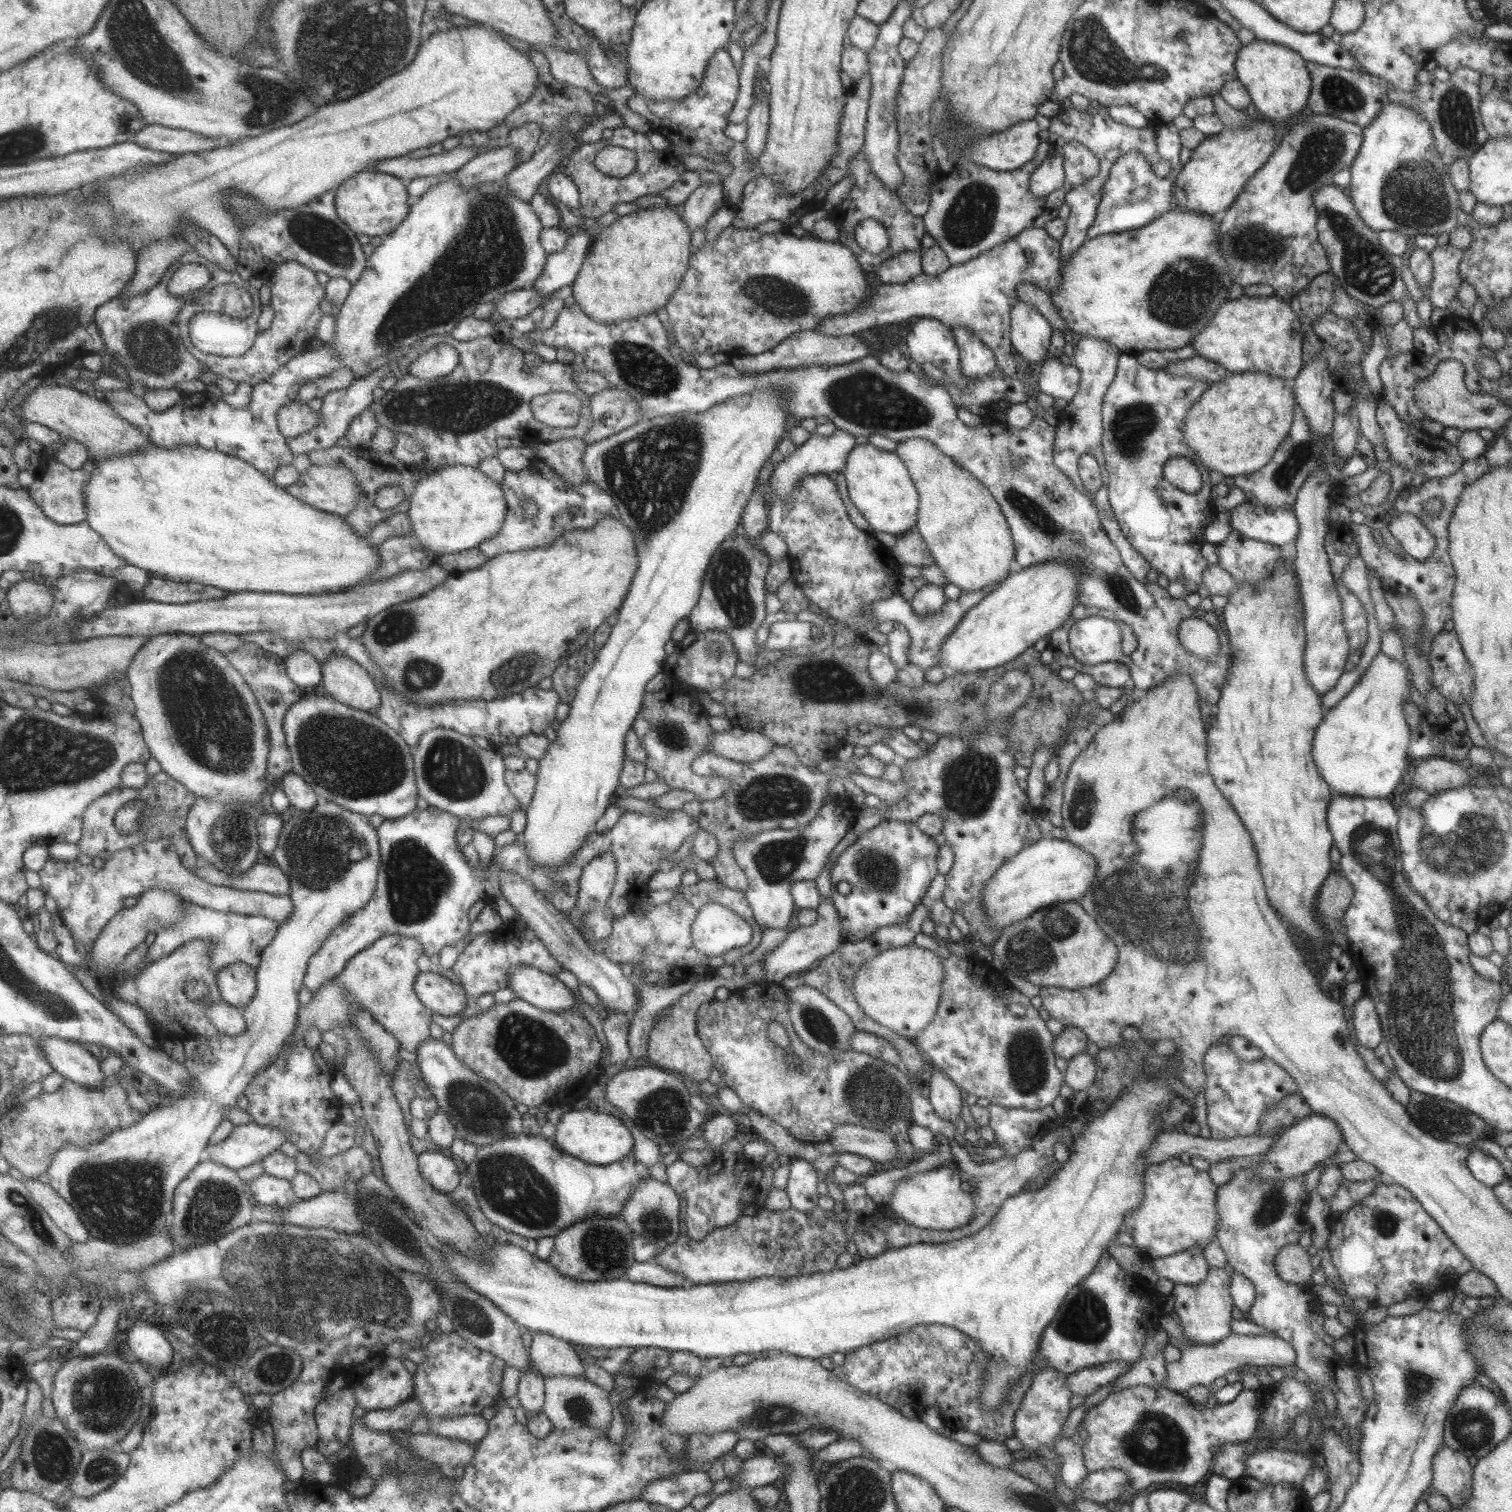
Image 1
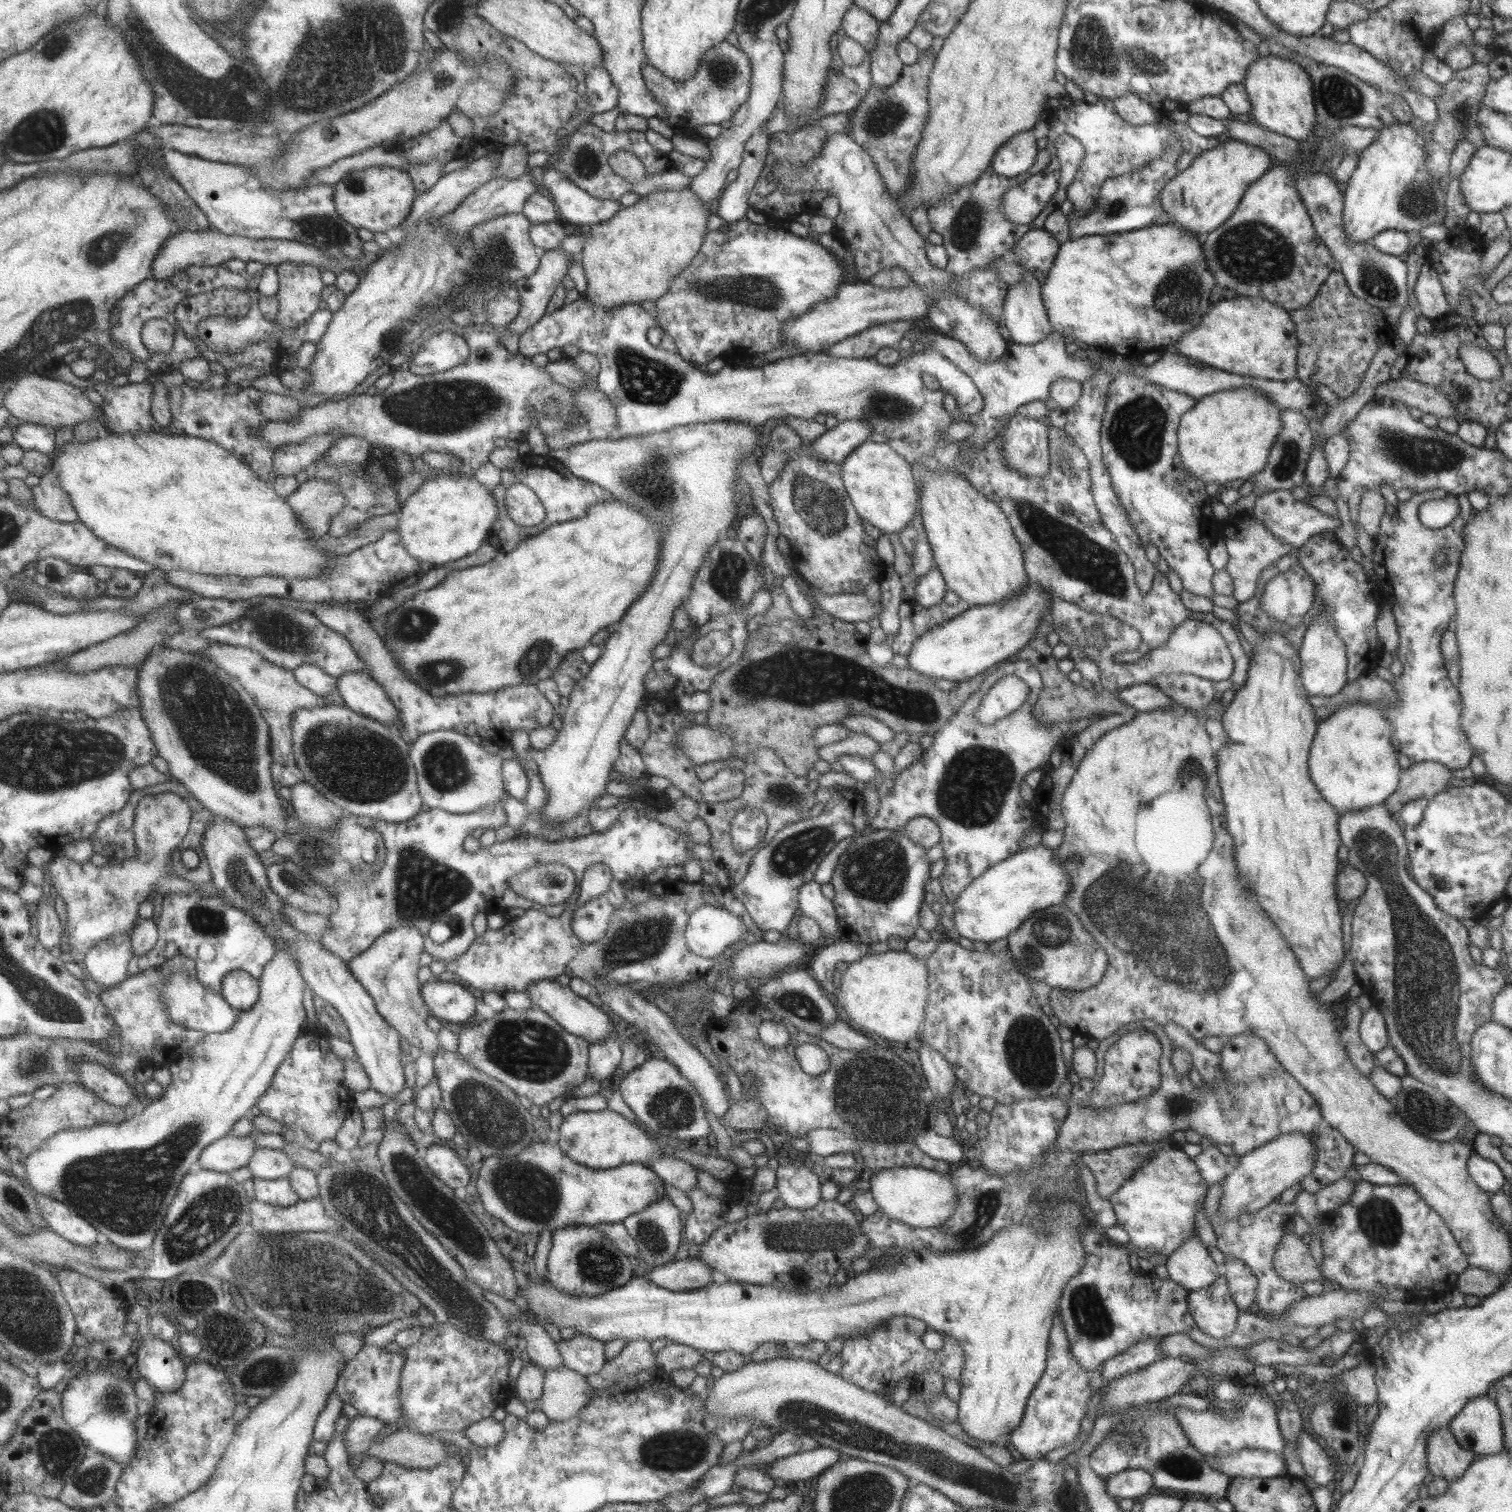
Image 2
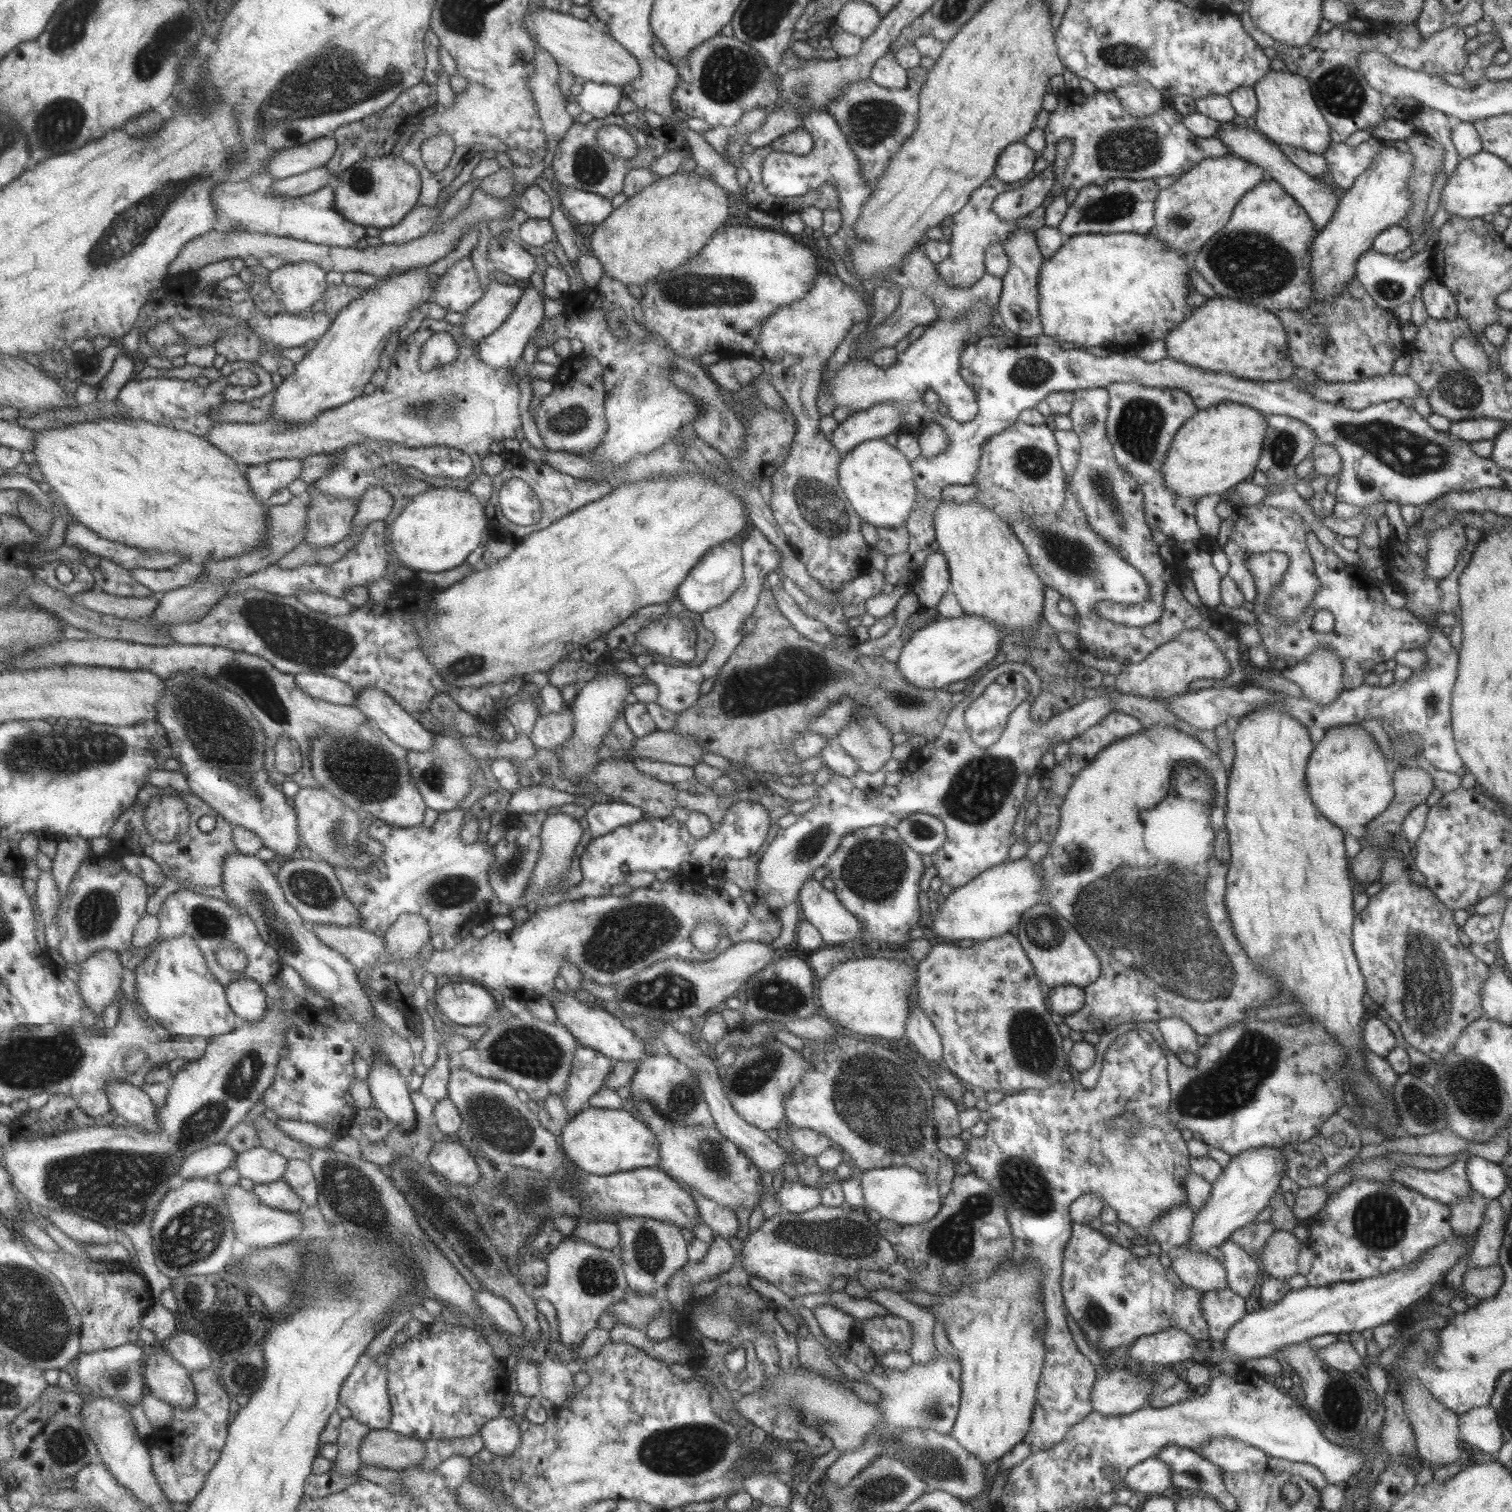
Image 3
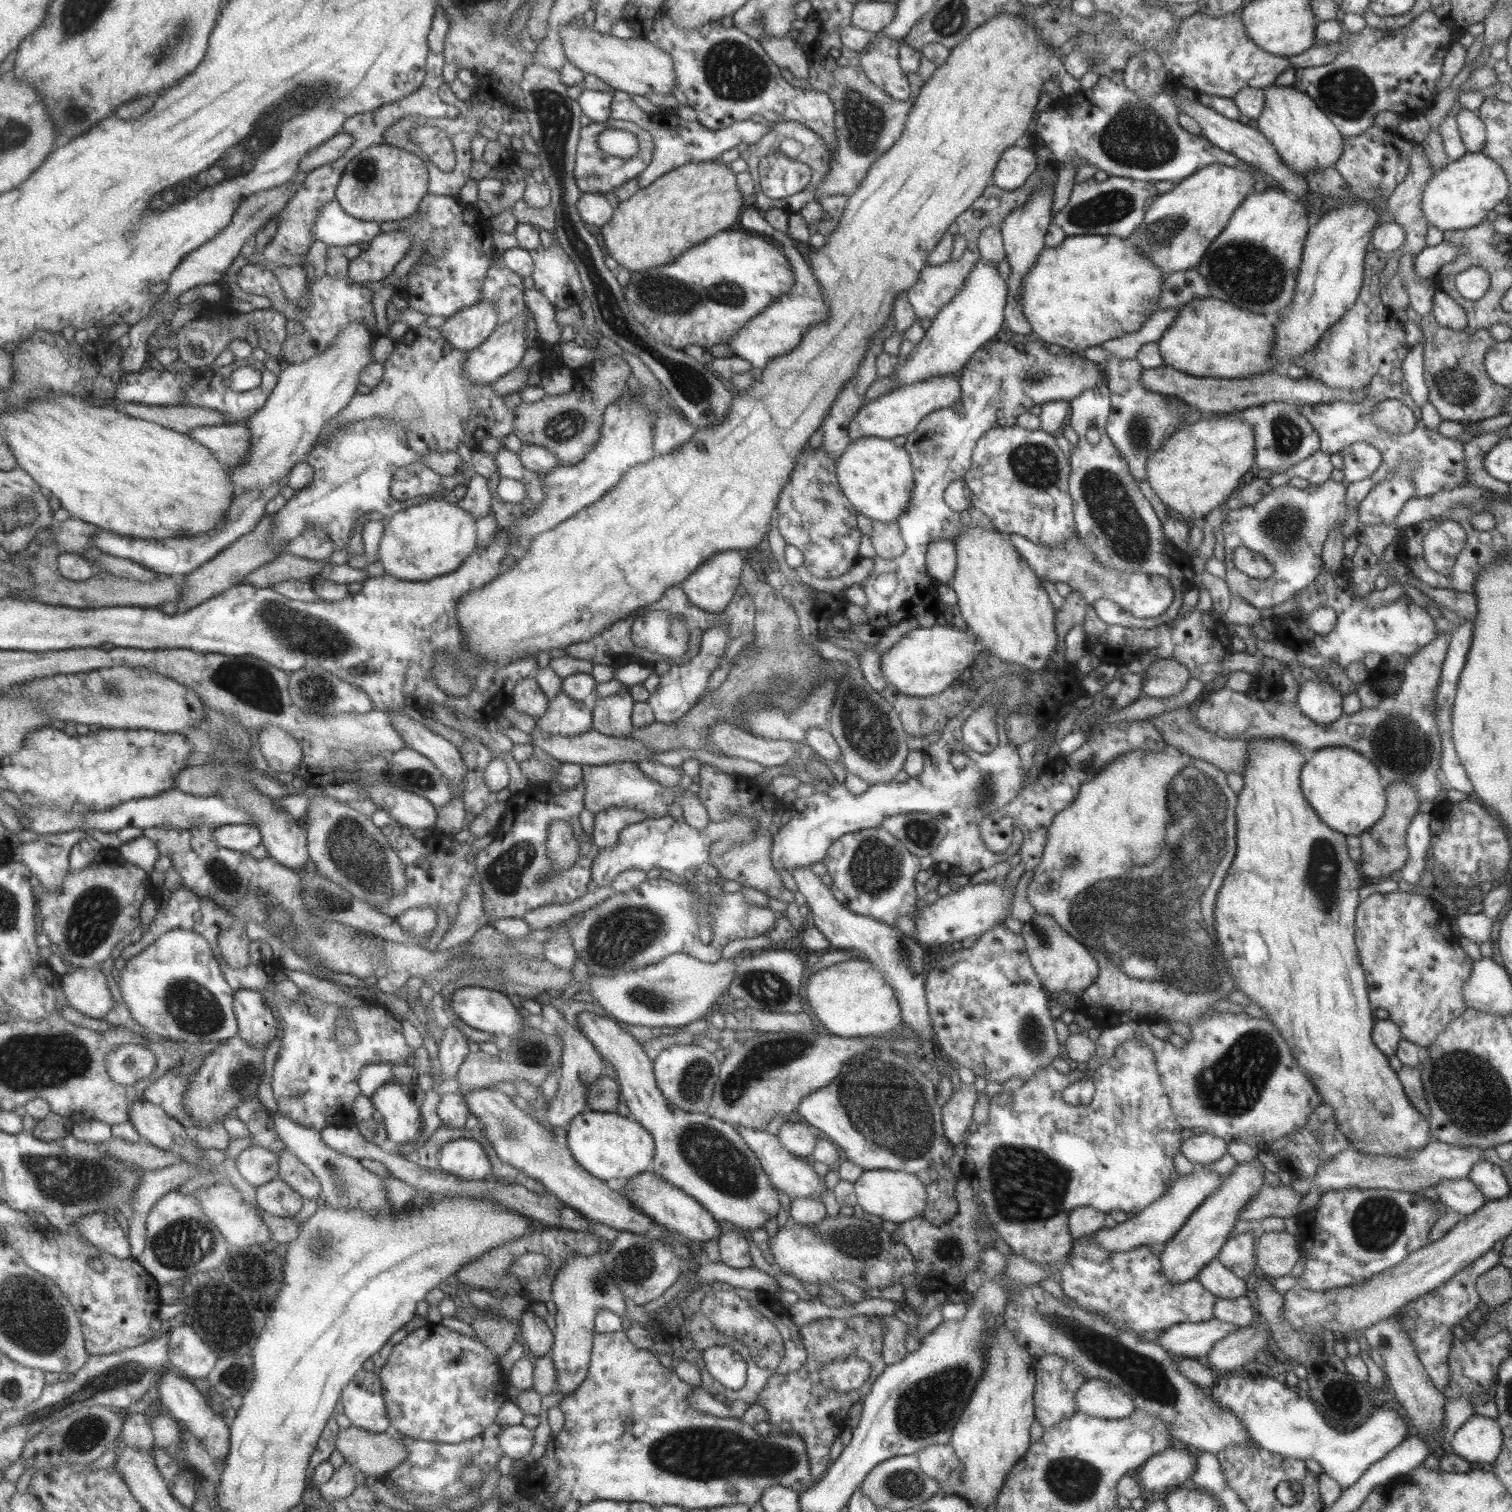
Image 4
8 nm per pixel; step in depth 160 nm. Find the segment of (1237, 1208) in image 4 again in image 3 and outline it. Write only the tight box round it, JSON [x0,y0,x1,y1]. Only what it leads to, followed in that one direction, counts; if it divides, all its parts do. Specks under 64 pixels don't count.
[1185,1147,1286,1254]

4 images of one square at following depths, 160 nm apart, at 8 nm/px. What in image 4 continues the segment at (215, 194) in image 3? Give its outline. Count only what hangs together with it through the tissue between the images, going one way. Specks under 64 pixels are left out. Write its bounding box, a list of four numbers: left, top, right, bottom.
[312,199,381,248]

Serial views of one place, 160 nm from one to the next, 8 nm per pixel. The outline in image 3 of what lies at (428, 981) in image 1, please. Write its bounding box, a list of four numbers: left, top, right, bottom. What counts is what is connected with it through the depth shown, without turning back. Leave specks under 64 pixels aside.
[435,980,498,1025]

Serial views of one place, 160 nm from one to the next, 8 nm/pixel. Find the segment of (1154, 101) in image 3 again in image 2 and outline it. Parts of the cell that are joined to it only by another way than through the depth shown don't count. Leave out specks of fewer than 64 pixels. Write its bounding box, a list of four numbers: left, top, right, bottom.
[1112,94,1161,126]

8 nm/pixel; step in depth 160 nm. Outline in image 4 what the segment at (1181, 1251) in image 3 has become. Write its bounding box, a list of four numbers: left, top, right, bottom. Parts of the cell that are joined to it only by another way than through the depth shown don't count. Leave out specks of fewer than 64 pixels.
[1194,1257,1249,1299]

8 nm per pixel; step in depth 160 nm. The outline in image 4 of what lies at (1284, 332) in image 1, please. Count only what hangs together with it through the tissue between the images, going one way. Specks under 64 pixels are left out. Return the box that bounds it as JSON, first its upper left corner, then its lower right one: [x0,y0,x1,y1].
[1156,298,1274,379]

